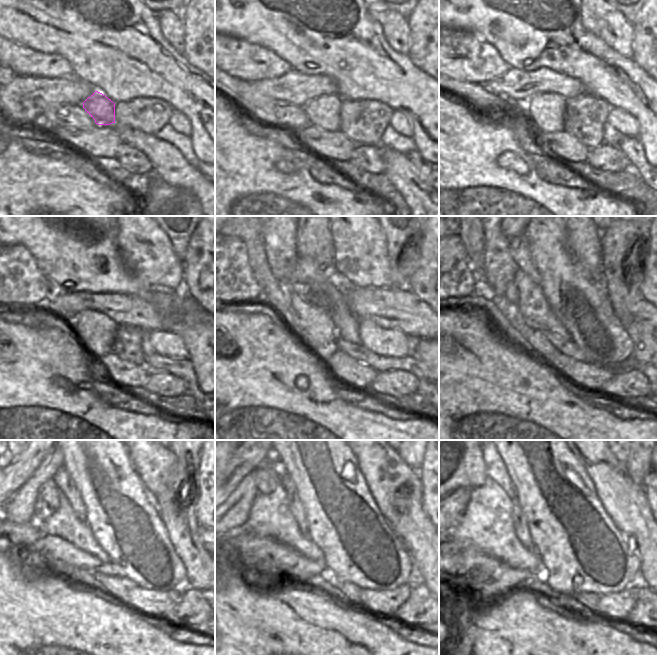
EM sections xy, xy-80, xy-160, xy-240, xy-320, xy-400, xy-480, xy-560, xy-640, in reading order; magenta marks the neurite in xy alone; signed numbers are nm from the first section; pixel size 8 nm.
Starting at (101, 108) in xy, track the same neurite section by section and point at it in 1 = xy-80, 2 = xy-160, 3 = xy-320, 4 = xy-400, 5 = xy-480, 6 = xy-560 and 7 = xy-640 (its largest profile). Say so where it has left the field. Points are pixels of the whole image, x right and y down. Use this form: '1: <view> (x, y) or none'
1: xy-80 (324, 111)
2: xy-160 (546, 111)
3: xy-320 (319, 334)
4: xy-400 (511, 294)
5: xy-480 (48, 491)
6: xy-560 (266, 476)
7: xy-640 (459, 462)

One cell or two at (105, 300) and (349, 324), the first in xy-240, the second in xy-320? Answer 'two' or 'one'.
two

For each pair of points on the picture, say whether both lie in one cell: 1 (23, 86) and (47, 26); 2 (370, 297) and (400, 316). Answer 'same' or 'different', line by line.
1: different
2: same

